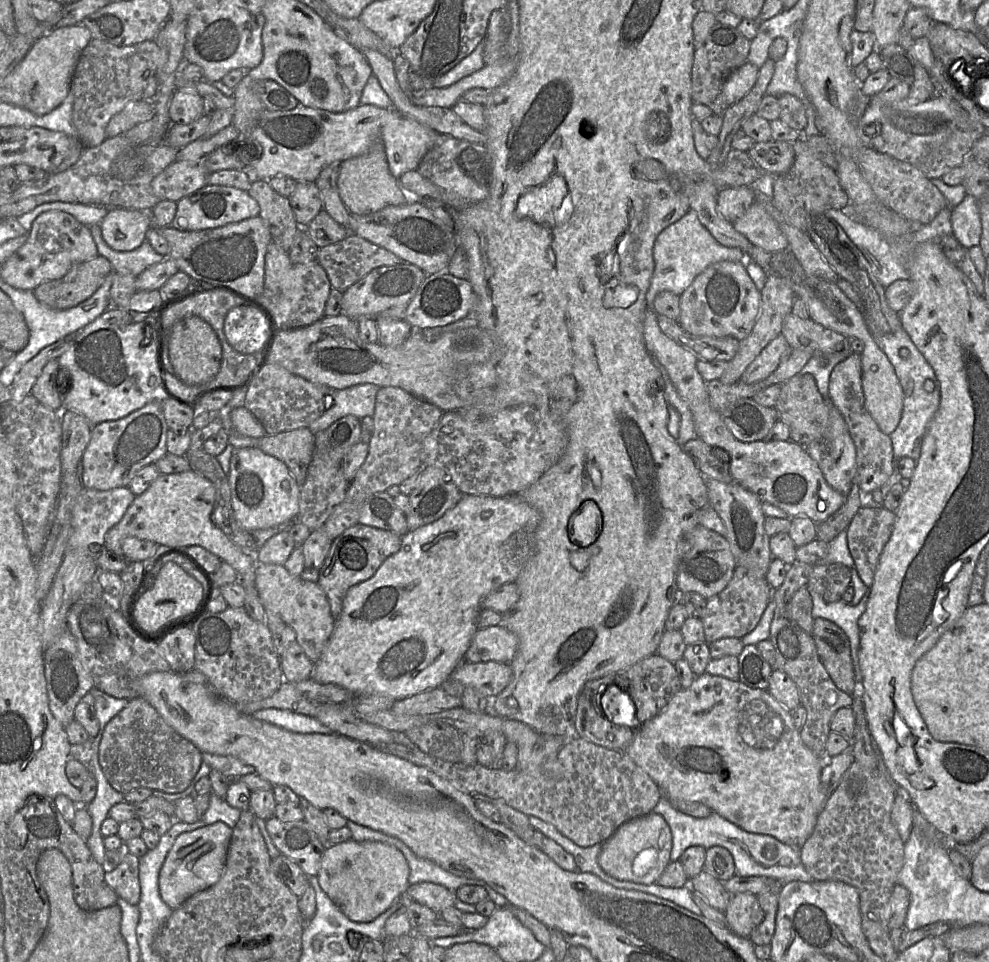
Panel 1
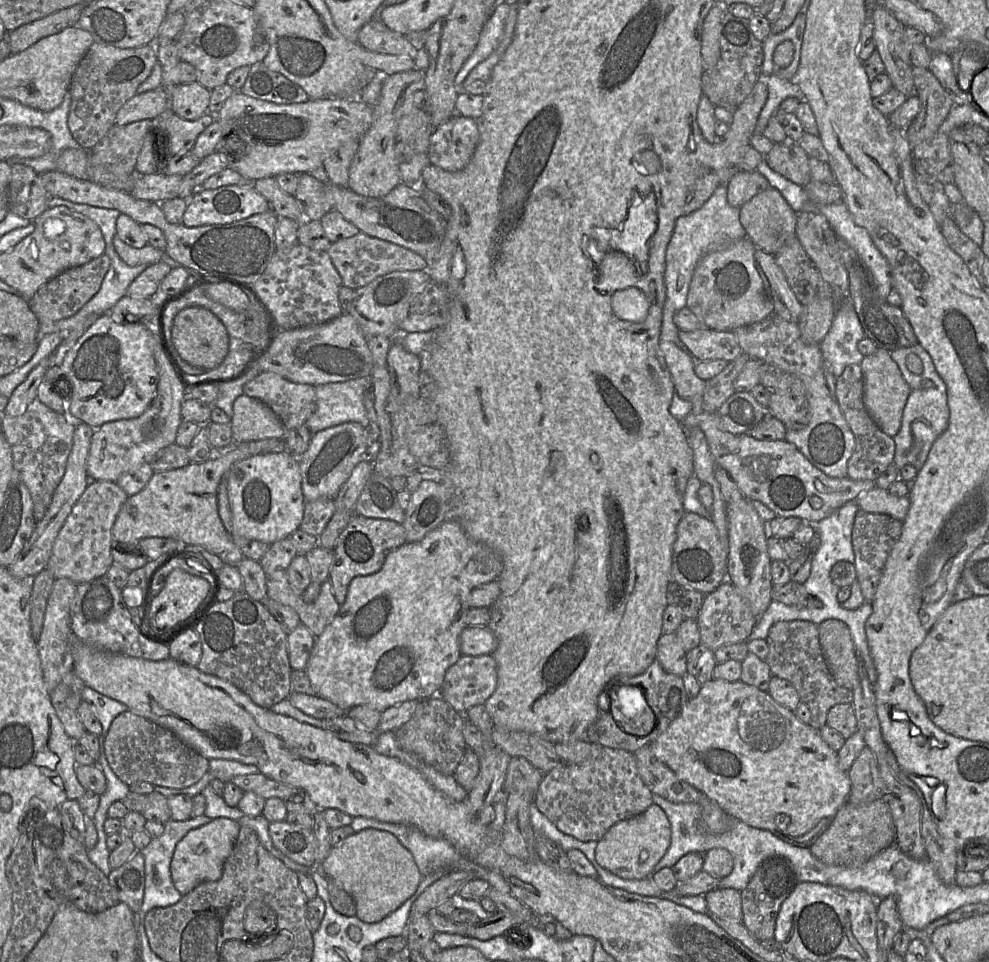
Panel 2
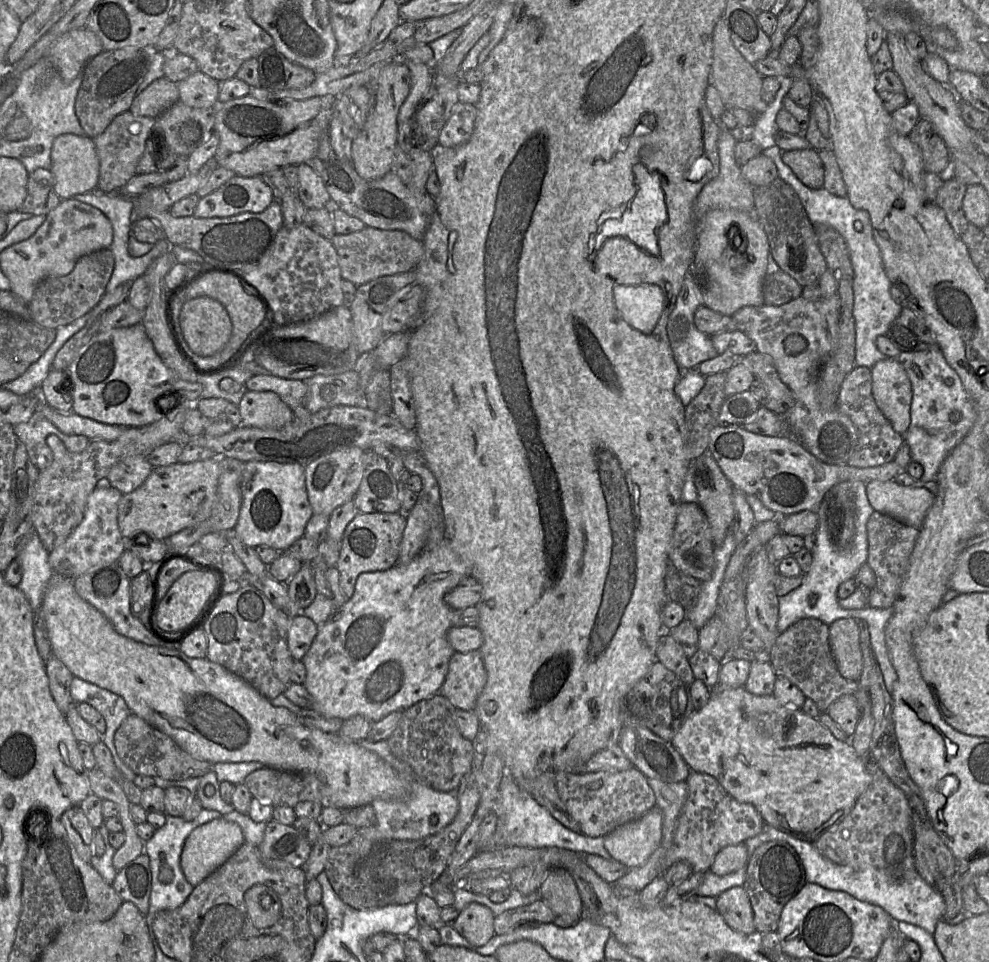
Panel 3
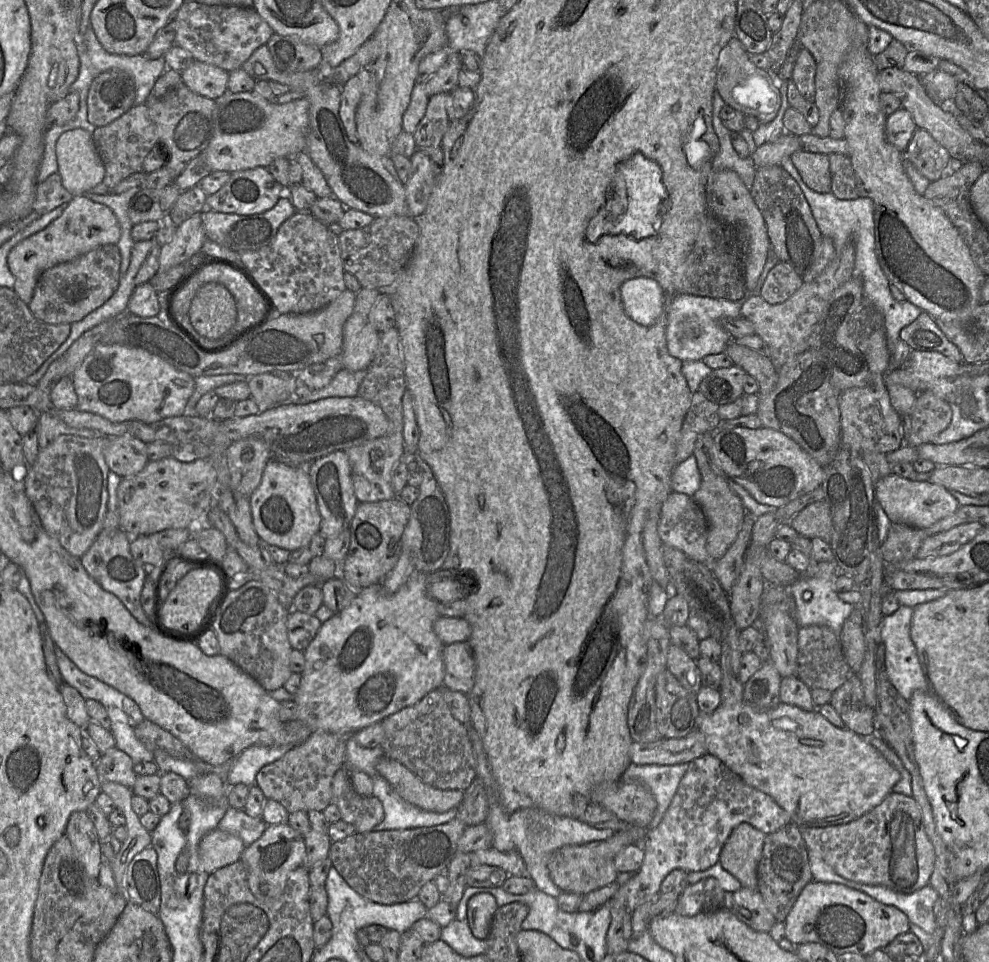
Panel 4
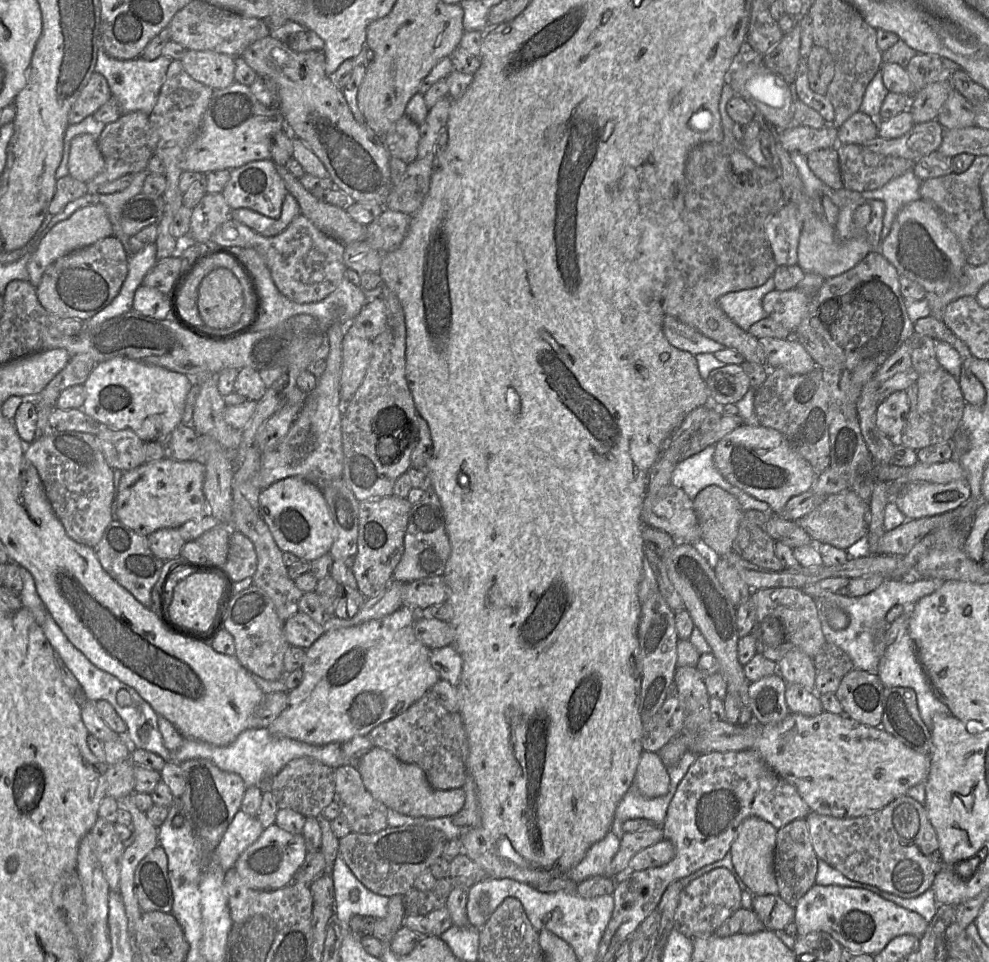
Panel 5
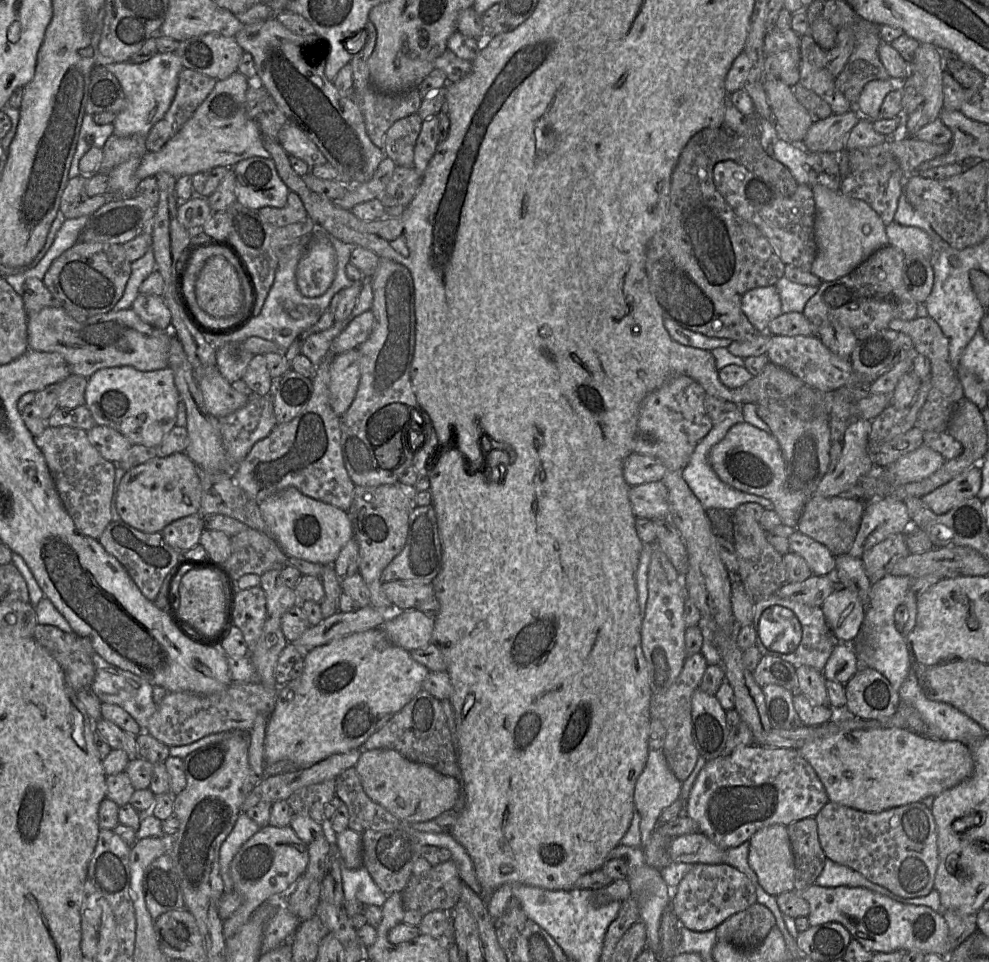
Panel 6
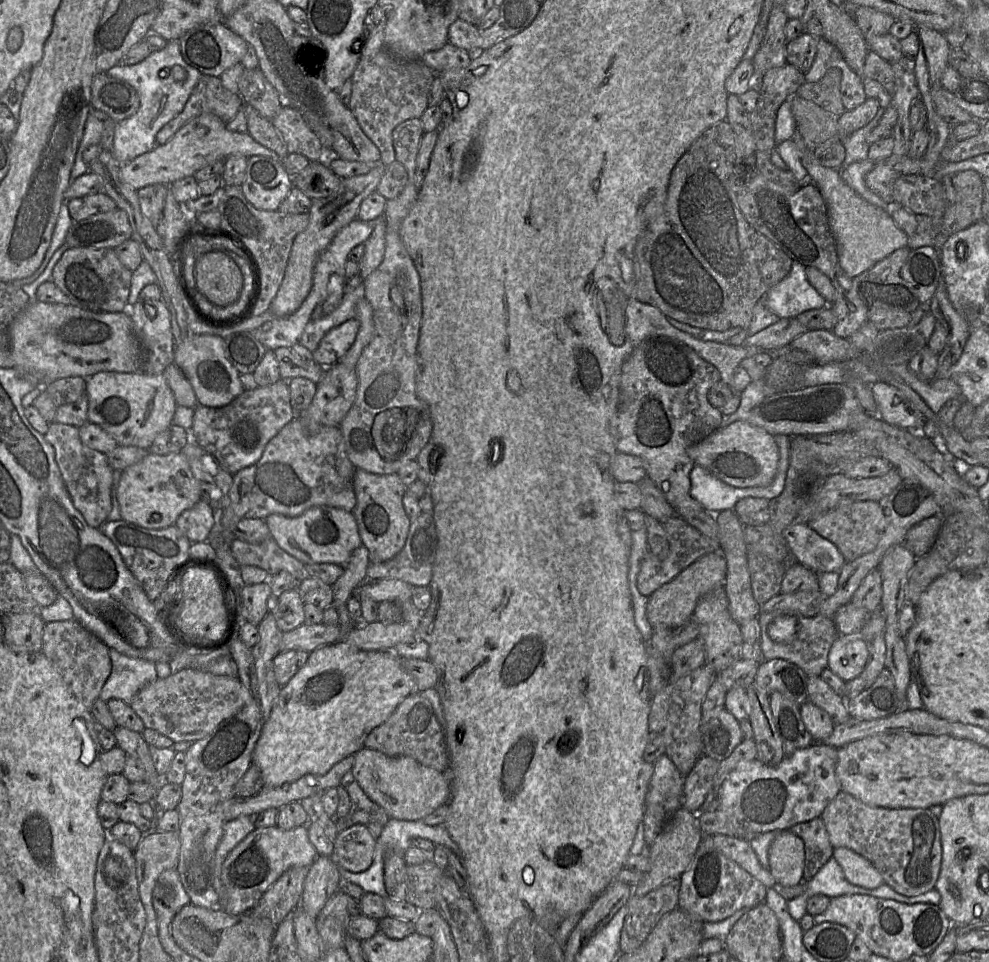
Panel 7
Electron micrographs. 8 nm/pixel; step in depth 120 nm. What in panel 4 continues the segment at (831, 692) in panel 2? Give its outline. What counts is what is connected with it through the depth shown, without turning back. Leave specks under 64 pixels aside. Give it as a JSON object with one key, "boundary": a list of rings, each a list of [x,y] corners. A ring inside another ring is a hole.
{"boundary":[[[811,625],[798,630],[797,675],[810,689],[820,688],[834,692],[851,676],[839,637],[828,627]]]}

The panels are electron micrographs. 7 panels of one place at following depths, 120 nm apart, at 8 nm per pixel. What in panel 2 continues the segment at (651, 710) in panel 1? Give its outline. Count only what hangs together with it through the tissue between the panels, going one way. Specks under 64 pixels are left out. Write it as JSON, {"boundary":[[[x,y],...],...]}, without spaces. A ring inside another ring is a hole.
{"boundary":[[[657,659],[644,672],[615,683],[639,688],[654,712],[654,729],[639,737],[648,738],[649,744],[669,727],[689,702],[682,677],[667,672]]]}

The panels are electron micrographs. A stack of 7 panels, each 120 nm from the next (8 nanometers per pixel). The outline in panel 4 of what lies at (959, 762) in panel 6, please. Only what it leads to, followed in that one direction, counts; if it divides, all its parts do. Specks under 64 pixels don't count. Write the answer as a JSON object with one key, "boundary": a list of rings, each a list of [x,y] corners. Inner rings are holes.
{"boundary":[[[745,702],[734,706],[720,705],[720,707],[711,714],[700,713],[697,718],[697,728],[705,736],[707,754],[720,759],[731,771],[740,776],[747,785],[771,796],[776,803],[789,814],[791,822],[796,824],[800,829],[806,827],[840,825],[861,817],[873,807],[880,804],[886,796],[892,793],[893,787],[901,778],[900,772],[885,759],[867,738],[847,728],[835,727],[816,709],[814,711],[806,711],[797,706],[784,704],[782,702],[775,709],[769,711],[759,711]]]}

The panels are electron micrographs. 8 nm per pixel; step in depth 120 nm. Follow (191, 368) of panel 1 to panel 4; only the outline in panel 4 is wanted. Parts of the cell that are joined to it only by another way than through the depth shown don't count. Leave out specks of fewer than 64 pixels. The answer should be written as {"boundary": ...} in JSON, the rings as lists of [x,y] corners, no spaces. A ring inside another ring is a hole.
{"boundary":[[[218,283],[202,286],[194,296],[189,309],[192,328],[207,338],[219,338],[229,333],[237,319],[232,294]]]}

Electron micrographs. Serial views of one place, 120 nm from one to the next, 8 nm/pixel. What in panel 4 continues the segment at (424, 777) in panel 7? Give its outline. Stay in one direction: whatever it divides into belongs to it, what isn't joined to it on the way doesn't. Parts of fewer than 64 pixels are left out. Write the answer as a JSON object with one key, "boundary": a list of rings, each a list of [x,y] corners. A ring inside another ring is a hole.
{"boundary":[[[387,755],[377,762],[376,769],[405,801],[424,810],[447,812],[457,808],[464,798],[464,791],[435,788]]]}

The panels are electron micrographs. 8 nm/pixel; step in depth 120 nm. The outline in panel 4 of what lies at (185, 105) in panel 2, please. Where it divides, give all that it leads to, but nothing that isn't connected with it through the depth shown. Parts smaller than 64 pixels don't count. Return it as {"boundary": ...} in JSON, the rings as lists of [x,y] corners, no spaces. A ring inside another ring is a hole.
{"boundary":[[[194,60],[181,72],[181,81],[193,92],[216,100],[227,91],[229,72]]]}

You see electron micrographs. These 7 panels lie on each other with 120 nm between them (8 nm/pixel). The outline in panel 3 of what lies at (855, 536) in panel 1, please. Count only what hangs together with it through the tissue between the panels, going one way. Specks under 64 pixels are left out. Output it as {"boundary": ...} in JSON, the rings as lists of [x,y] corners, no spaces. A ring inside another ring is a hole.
{"boundary":[[[874,511],[867,521],[866,529],[868,540],[866,564],[873,570],[876,578],[874,587],[868,591],[868,605],[873,608],[892,608],[920,528],[907,526],[891,516]]]}

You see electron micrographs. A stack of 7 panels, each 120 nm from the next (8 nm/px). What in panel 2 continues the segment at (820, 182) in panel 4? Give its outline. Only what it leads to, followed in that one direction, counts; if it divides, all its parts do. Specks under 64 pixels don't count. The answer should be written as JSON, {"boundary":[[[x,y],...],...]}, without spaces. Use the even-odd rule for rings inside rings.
{"boundary":[[[789,140],[774,143],[764,159],[772,170],[800,186],[812,180],[809,156],[798,143]]]}

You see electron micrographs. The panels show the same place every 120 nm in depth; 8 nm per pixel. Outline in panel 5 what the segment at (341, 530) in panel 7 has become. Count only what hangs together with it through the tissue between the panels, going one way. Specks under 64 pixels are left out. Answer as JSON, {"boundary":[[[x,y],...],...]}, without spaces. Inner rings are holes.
{"boundary":[[[297,476],[287,477],[261,490],[259,495],[260,515],[268,525],[275,542],[283,552],[291,552],[311,562],[329,553],[334,542],[334,523],[321,490],[314,484]]]}

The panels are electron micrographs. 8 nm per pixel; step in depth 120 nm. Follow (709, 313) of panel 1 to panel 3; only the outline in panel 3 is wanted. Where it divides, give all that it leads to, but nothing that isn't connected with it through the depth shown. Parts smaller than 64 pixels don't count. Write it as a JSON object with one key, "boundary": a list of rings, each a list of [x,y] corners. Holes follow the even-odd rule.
{"boundary":[[[732,209],[708,211],[697,223],[697,242],[690,266],[702,289],[703,306],[726,316],[733,316],[745,306],[762,306],[769,253],[767,235],[755,215]]]}

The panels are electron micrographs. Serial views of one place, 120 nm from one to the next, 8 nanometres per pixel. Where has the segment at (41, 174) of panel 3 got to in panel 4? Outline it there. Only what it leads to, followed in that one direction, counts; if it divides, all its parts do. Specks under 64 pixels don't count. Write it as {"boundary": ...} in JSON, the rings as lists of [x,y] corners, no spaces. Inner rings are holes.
{"boundary":[[[54,173],[37,184],[32,212],[41,216],[69,203],[72,198],[73,195],[62,185],[61,176]]]}

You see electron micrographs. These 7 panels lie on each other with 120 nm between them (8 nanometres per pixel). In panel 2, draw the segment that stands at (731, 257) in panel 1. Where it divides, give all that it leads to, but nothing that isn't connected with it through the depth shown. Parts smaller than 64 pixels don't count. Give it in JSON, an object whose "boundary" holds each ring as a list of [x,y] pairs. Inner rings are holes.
{"boundary":[[[728,183],[719,185],[699,209],[676,220],[671,240],[666,249],[664,275],[666,299],[660,338],[681,347],[683,347],[683,343],[679,339],[680,330],[674,323],[673,317],[678,310],[686,307],[691,280],[699,261],[705,255],[725,250],[747,237],[745,228],[740,222],[740,208],[733,207],[728,203],[727,185]]]}

